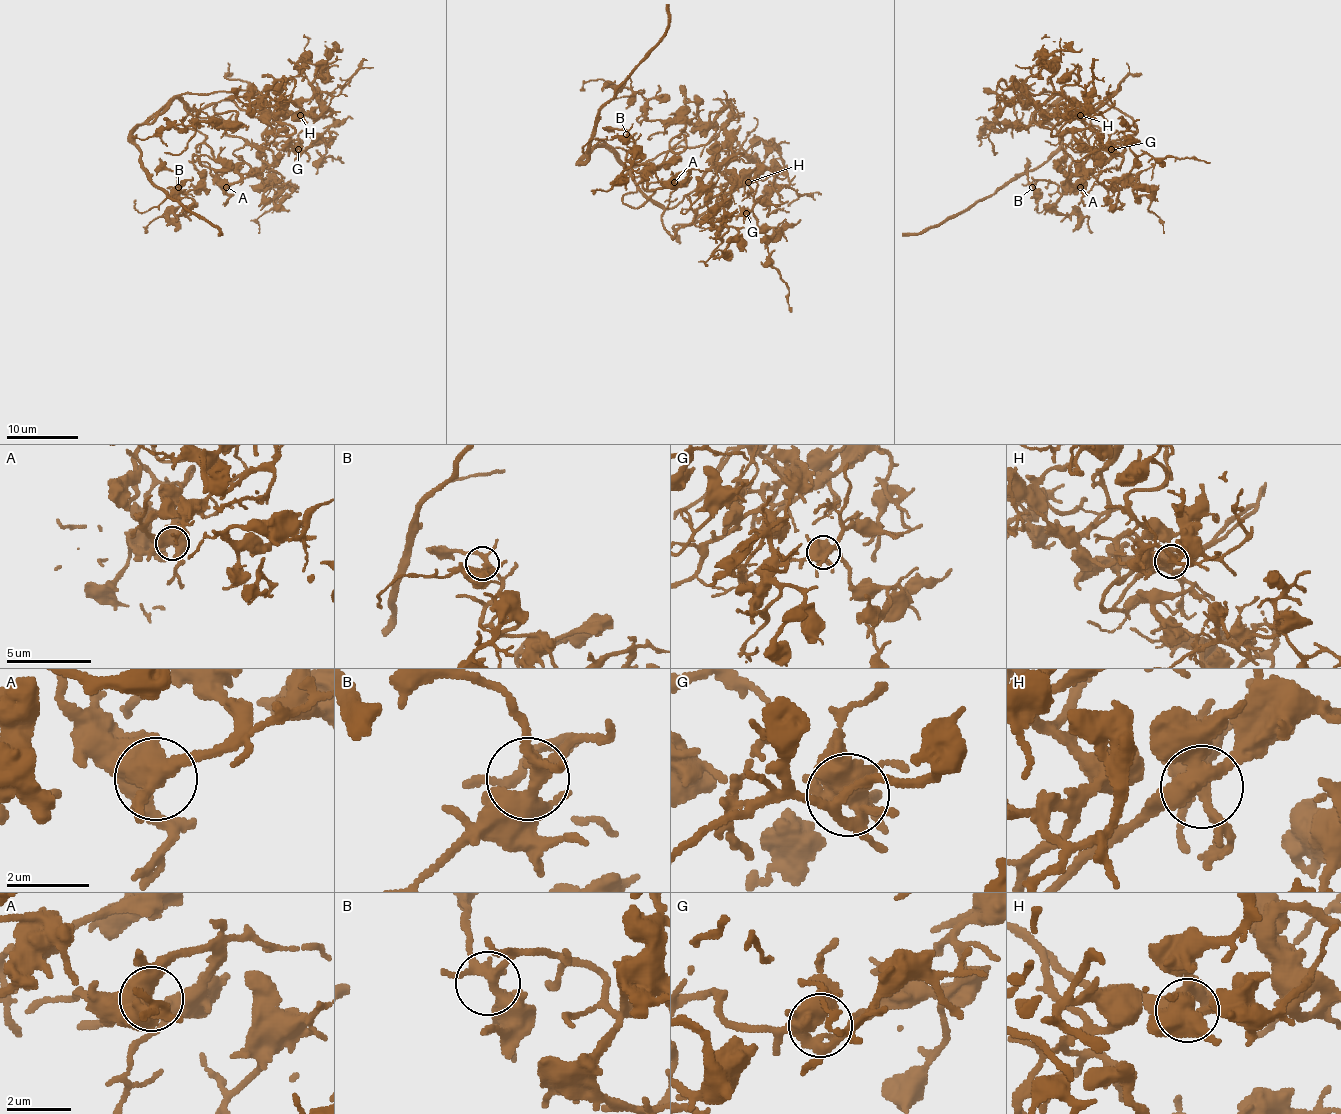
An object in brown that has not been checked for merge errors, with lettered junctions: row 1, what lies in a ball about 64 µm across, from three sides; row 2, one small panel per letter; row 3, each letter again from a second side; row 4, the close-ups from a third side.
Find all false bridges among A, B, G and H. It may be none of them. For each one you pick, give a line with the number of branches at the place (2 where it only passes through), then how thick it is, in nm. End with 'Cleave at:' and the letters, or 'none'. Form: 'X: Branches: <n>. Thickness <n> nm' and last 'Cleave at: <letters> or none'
Cleave at: none

